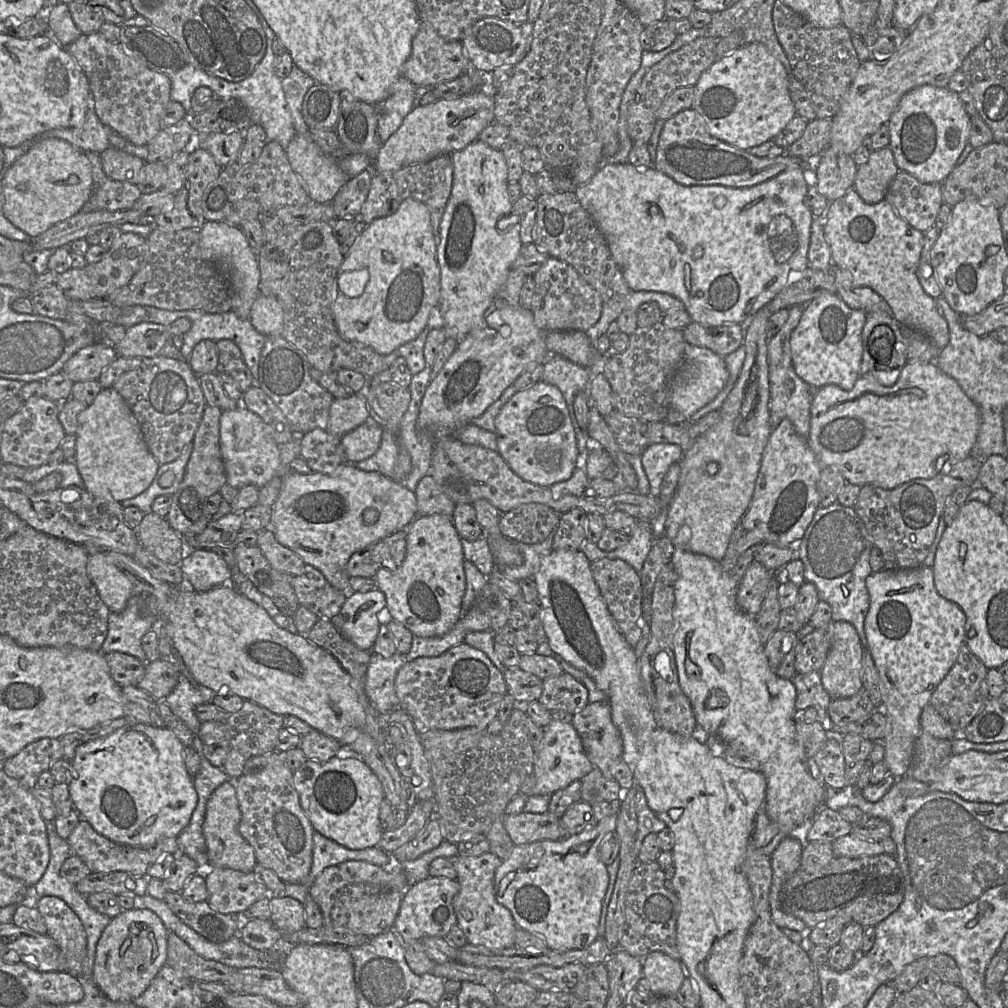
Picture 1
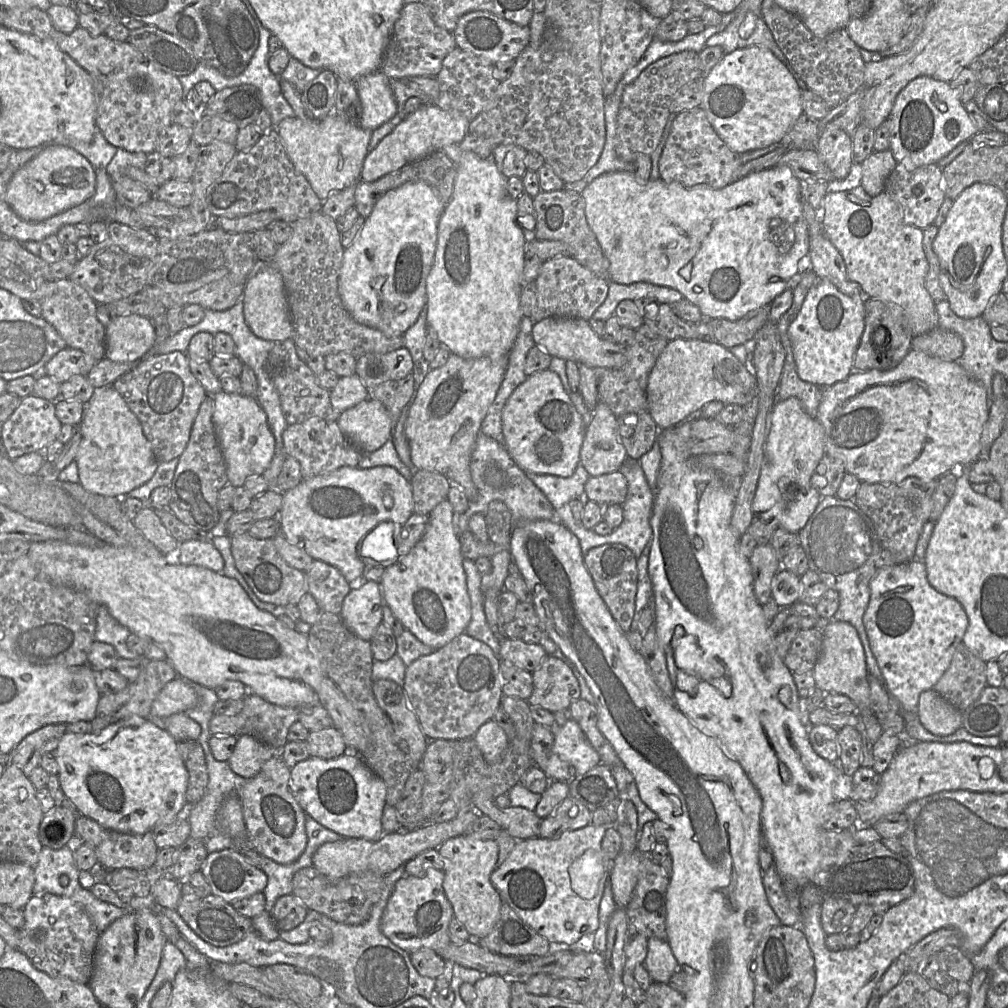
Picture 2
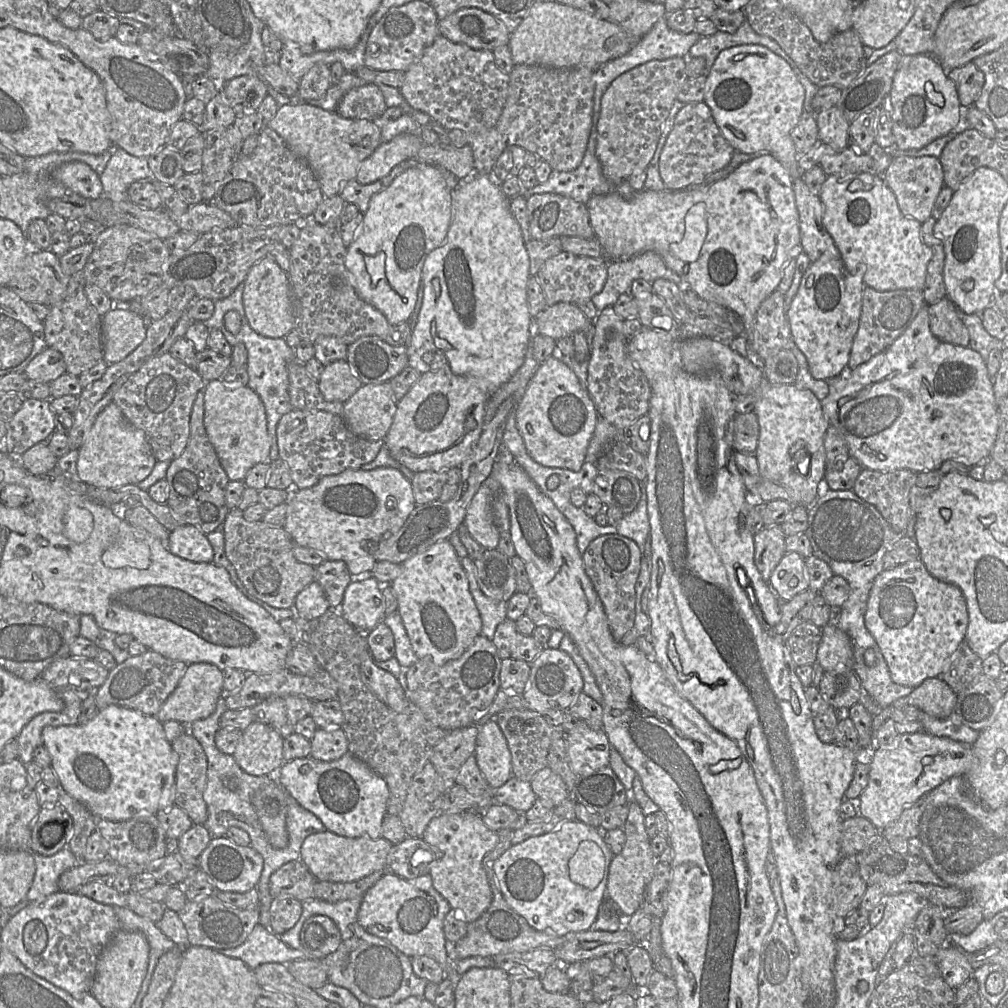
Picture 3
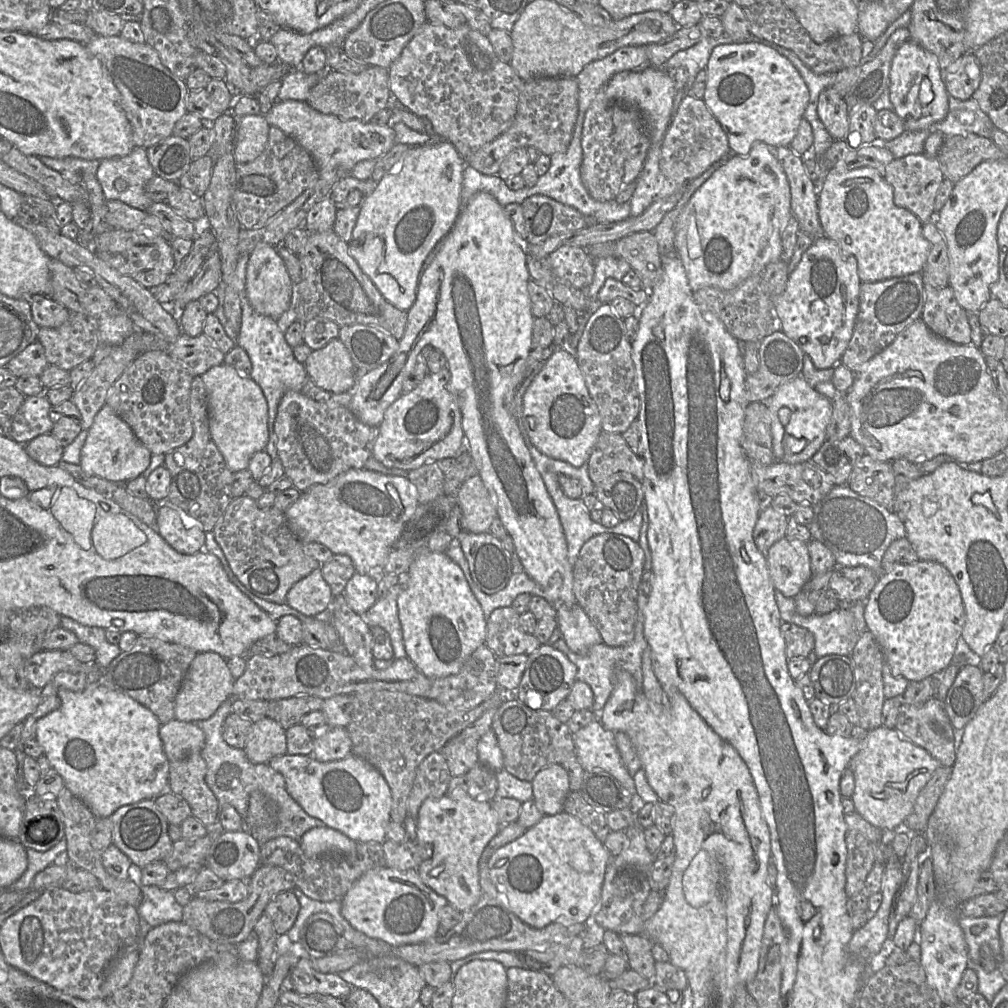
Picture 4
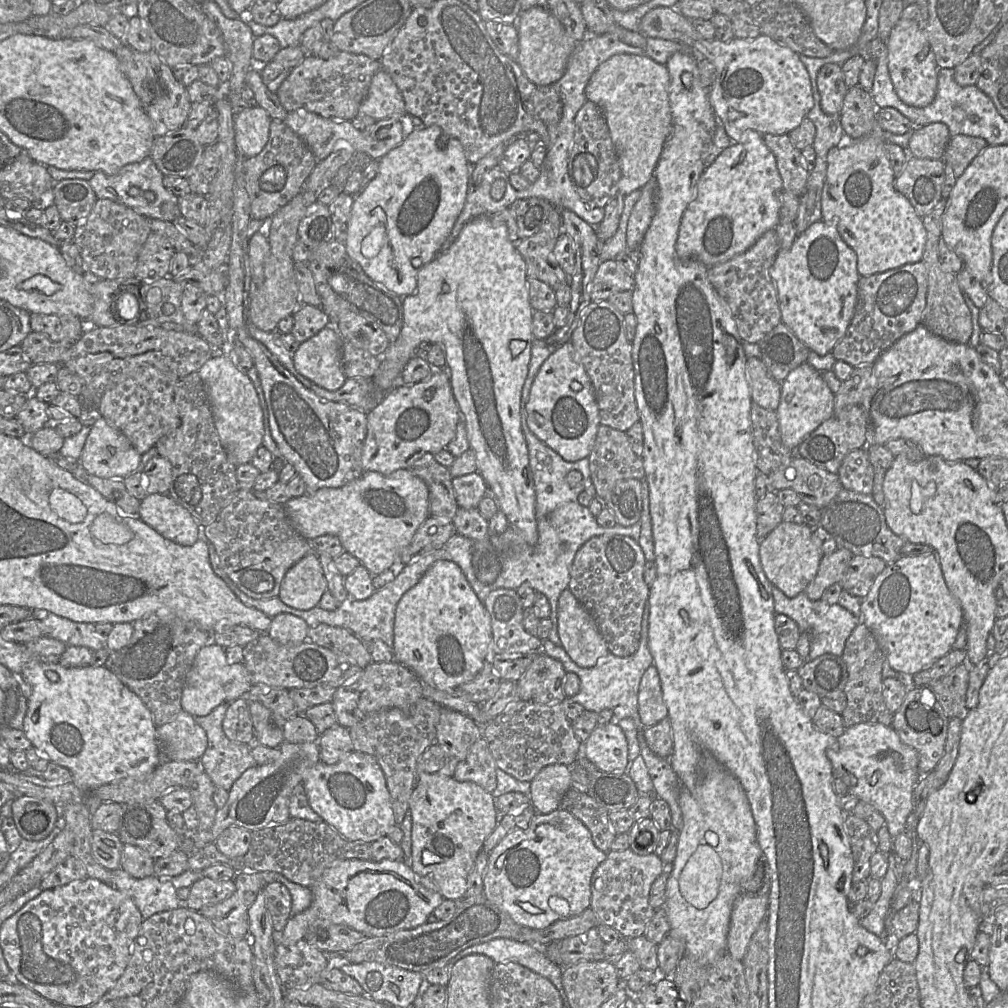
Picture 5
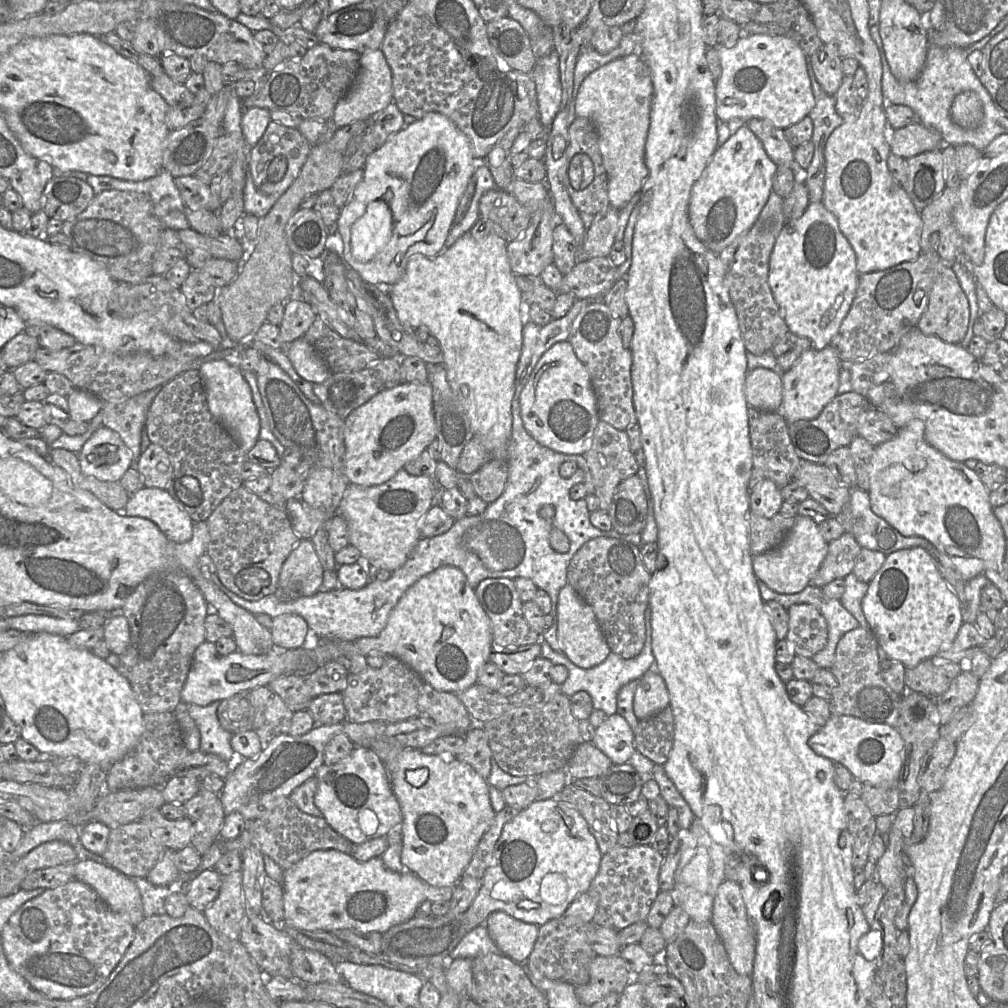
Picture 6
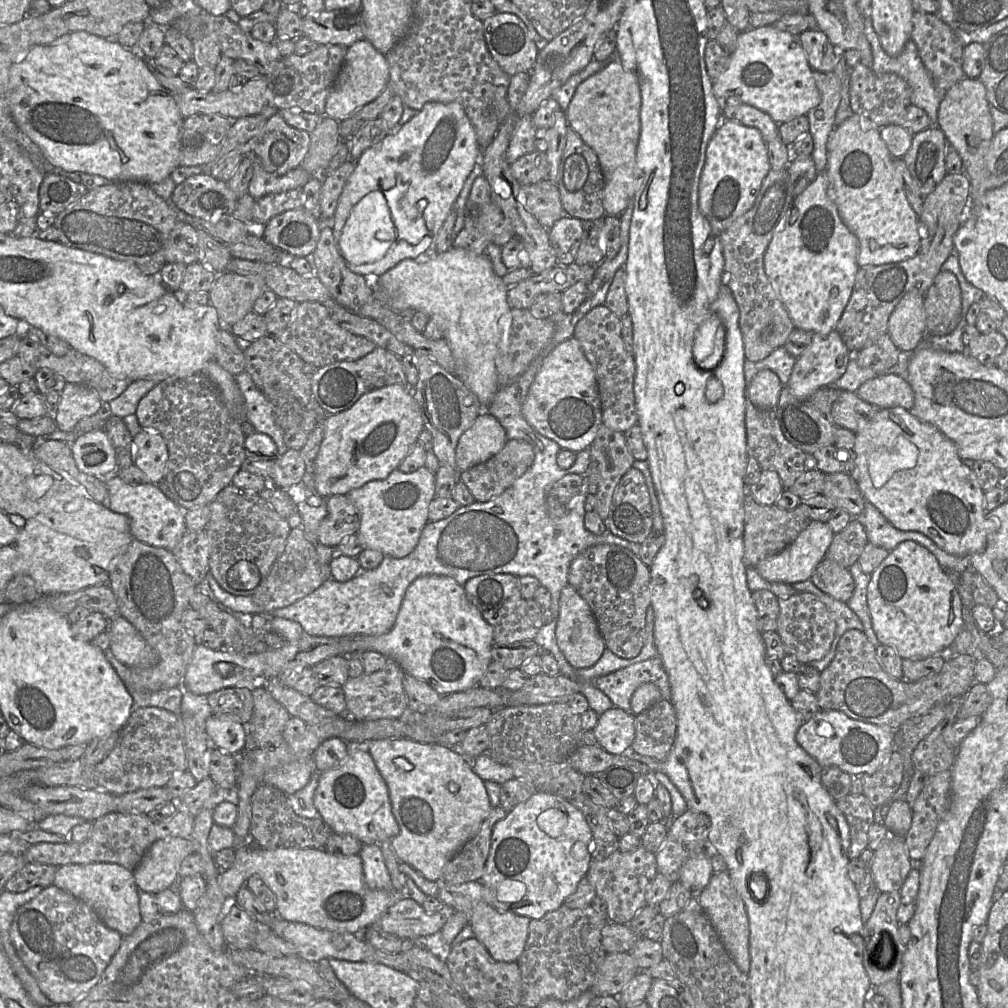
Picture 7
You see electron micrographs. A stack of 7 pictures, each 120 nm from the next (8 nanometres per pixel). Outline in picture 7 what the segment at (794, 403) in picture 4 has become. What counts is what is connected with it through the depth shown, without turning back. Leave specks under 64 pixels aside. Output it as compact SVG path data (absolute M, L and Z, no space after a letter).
M834 329L827 336L812 334L812 341L796 359L787 387L799 399L806 399L822 387L833 384L844 374L849 362L849 350L840 334Z

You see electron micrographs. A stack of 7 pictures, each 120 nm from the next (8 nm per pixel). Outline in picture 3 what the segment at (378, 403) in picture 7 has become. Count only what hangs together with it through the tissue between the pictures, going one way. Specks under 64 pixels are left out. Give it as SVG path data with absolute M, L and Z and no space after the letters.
M449 364L437 371L429 370L421 375L398 401L393 423L384 438L384 444L395 460L414 473L442 472L450 468L459 468L471 455L481 436L488 400L488 382L484 379L456 375L451 371Z

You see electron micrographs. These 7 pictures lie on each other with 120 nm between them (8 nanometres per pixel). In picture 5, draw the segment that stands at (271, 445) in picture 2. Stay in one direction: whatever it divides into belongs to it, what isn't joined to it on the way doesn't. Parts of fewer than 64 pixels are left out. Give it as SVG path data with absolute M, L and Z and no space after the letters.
M222 351L214 352L214 356L205 362L199 369L198 374L205 386L214 425L229 462L235 467L251 462L257 449L262 445L264 435L263 412L252 381L246 373L233 364L229 355L222 353Z

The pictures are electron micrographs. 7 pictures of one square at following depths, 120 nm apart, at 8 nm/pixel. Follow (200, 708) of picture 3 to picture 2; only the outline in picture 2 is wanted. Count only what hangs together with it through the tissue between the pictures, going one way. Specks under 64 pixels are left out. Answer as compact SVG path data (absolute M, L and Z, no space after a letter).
M180 676L168 682L159 692L150 708L150 715L166 718L184 713L198 704L195 690Z

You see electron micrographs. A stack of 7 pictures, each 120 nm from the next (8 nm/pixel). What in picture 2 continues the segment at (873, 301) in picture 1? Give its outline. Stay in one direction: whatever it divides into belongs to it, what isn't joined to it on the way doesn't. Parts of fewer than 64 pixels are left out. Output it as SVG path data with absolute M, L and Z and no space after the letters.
M825 233L809 235L808 255L811 269L833 283L842 293L853 296L862 294L861 286L849 279L844 259Z

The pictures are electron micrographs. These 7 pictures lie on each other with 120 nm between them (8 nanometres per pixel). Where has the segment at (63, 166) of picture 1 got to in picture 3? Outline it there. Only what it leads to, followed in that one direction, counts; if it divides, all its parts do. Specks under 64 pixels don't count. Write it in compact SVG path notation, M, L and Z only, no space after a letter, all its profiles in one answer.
M84 162L62 164L54 172L53 178L85 199L97 199L103 194L99 175Z

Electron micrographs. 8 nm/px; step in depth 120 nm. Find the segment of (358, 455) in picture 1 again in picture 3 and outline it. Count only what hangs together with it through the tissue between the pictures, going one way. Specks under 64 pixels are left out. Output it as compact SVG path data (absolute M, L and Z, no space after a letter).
M389 381L363 384L344 404L342 418L357 436L384 440L397 410Z

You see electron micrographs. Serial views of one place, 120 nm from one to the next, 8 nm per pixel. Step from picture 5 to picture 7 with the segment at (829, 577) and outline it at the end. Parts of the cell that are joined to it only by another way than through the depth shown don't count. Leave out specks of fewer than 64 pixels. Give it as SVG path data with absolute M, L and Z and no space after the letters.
M852 517L841 532L834 534L826 558L849 569L858 561L867 543L868 539L864 526L855 517Z

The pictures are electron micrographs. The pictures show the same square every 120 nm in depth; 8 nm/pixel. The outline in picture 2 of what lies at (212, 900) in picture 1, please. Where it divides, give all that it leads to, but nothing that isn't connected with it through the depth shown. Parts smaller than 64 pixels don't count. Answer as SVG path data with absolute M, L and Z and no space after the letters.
M233 848L208 854L201 871L212 894L229 904L263 893L268 882L267 875L260 868L250 864Z

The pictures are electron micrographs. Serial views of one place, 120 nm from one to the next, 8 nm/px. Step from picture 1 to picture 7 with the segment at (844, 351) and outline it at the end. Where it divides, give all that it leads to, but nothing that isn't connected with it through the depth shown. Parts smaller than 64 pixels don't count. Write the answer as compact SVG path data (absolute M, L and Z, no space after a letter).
M820 172L797 197L786 212L785 223L773 235L764 254L764 269L783 302L795 328L827 336L835 329L852 294L858 273L858 238L842 221L837 207L828 195L827 173Z

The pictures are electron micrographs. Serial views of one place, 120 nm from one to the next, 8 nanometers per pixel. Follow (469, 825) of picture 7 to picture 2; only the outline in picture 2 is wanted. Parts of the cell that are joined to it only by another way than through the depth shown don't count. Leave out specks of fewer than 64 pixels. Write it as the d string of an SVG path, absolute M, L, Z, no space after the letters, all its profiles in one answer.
M459 835L443 842L437 849L445 862L442 888L450 902L454 917L461 922L471 935L468 940L477 942L487 936L499 919L503 898L491 884L491 874L497 868L498 845L495 840L478 839L469 835Z

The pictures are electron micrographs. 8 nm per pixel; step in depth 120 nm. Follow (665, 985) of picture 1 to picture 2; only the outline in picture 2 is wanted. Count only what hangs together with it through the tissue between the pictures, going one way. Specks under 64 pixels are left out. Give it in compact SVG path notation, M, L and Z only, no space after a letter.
M656 937L648 939L644 966L653 981L665 984L668 984L674 973L680 971L680 966L668 941Z

